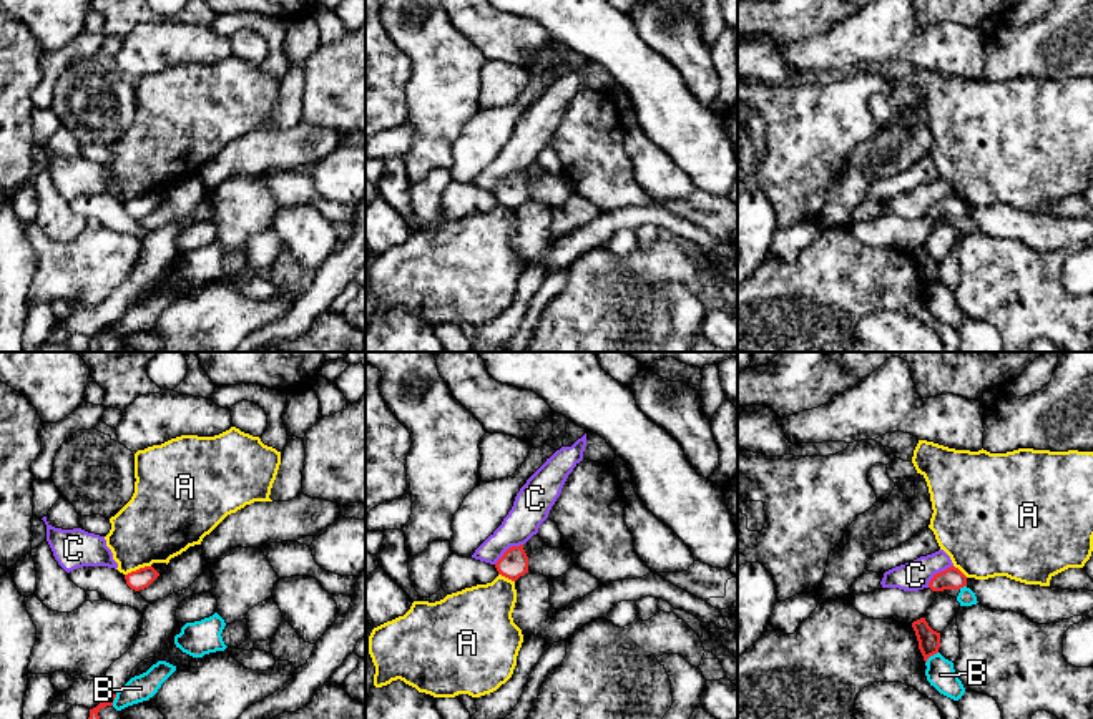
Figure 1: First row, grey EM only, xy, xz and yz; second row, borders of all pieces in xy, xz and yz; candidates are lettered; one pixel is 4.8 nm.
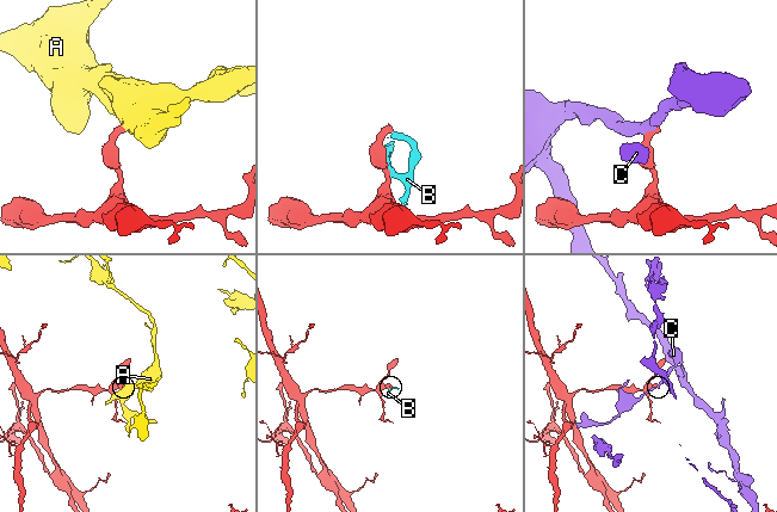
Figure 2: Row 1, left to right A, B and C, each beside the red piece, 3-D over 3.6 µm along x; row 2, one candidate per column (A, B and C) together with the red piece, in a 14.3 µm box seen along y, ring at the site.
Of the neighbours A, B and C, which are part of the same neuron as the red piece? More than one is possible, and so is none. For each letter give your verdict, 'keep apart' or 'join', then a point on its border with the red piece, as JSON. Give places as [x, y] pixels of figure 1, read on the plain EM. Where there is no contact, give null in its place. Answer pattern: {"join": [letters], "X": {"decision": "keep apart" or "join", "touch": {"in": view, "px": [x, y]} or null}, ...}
{"join": [], "A": {"decision": "keep apart", "touch": {"in": "xy", "px": [137, 198]}}, "B": {"decision": "keep apart", "touch": {"in": "yz", "px": [931, 283]}}, "C": {"decision": "keep apart", "touch": {"in": "yz", "px": [937, 201]}}}

